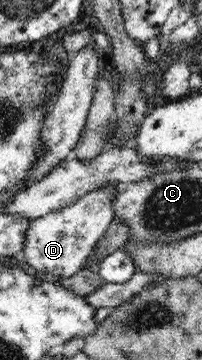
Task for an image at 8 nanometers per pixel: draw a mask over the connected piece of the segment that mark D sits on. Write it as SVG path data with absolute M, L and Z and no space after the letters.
M117 186L113 187L113 191L101 187L86 193L67 207L29 220L23 249L27 265L37 271L60 275L63 278L71 277L83 269L83 262L97 241L104 237L109 223L115 217L114 201L117 193L119 193Z

